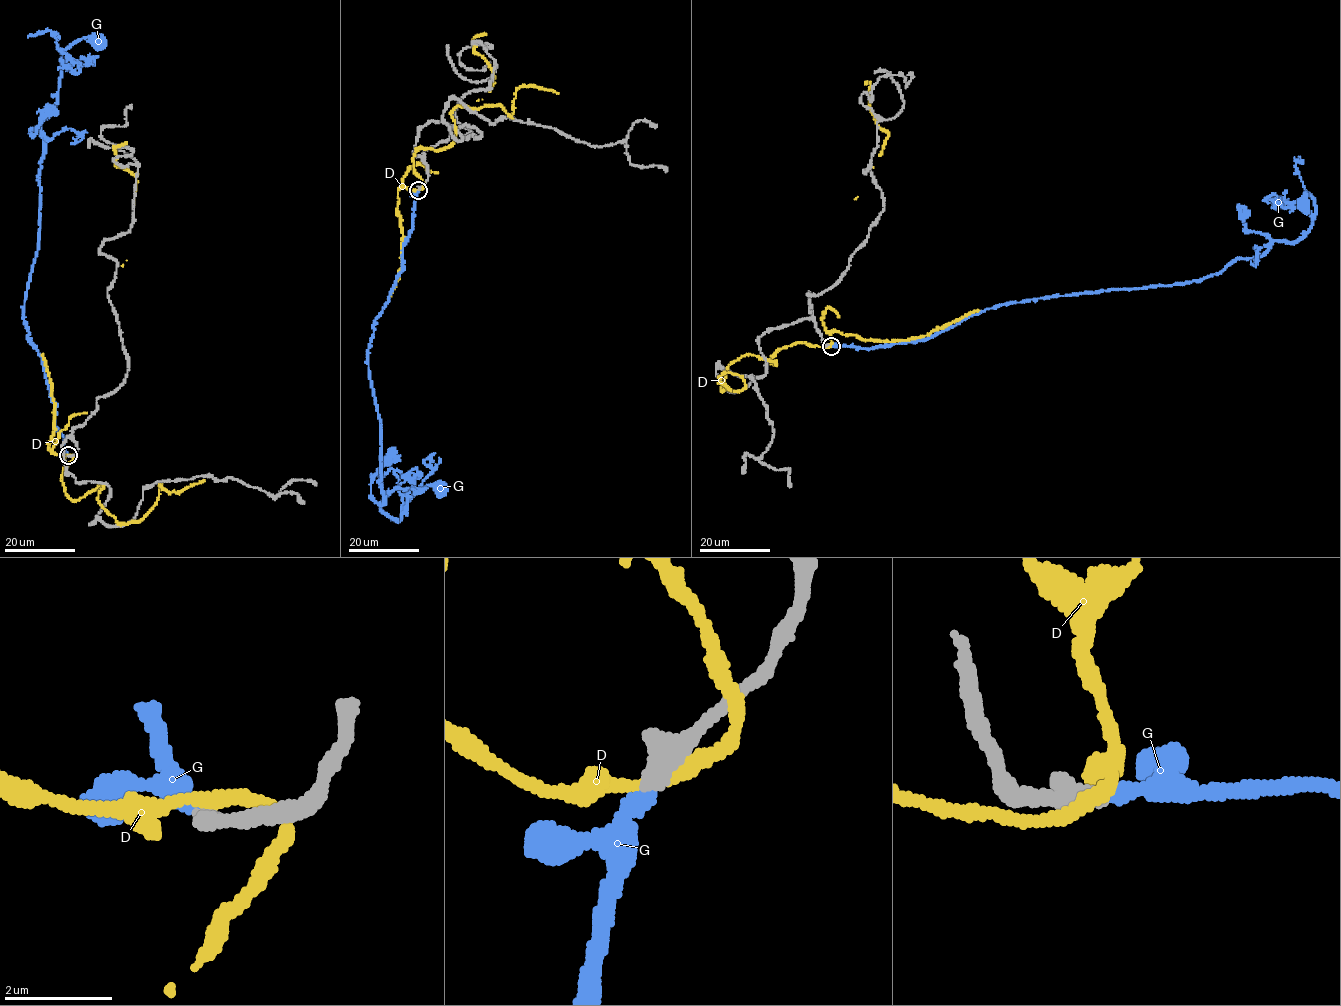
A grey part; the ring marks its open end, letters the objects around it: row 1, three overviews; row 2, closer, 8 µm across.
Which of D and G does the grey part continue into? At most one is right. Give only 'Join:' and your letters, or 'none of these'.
Join: G

